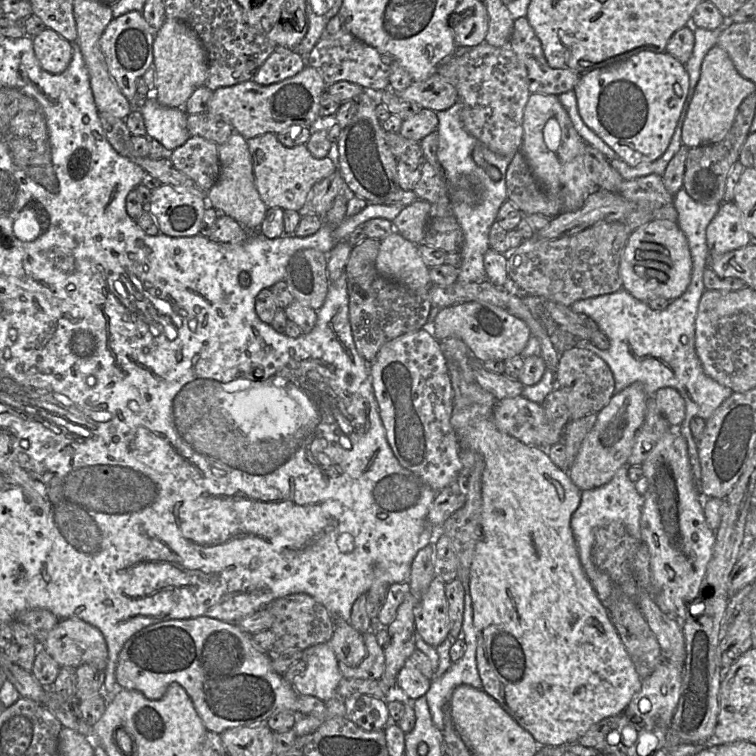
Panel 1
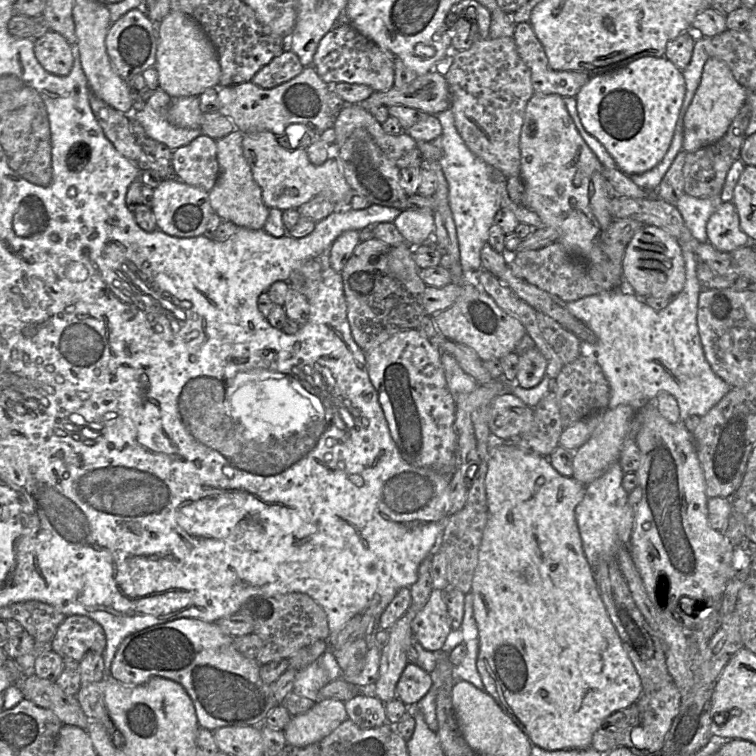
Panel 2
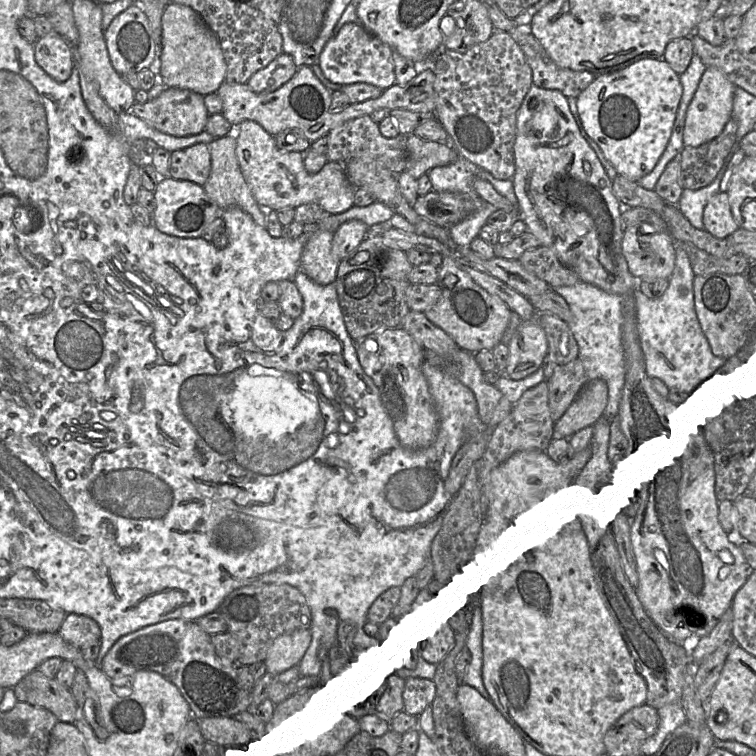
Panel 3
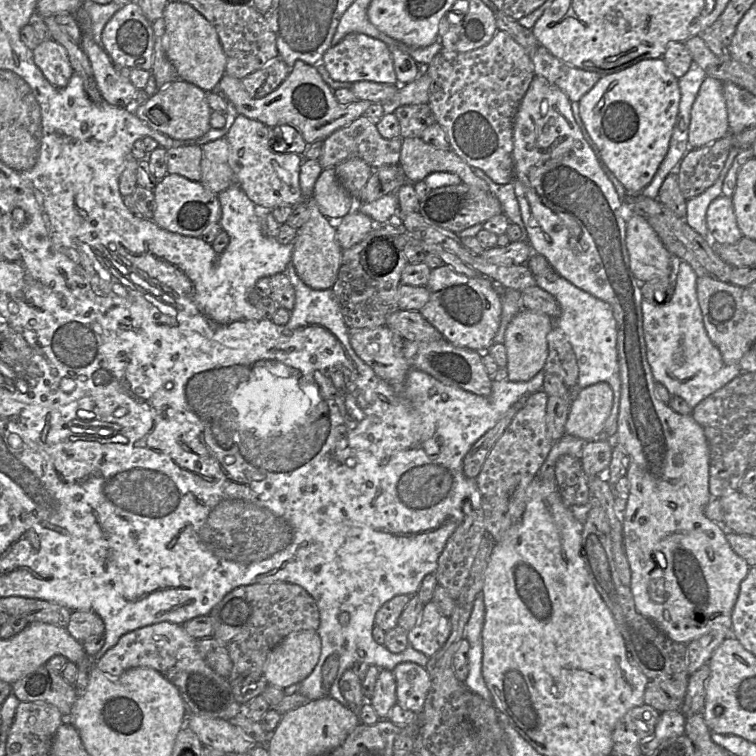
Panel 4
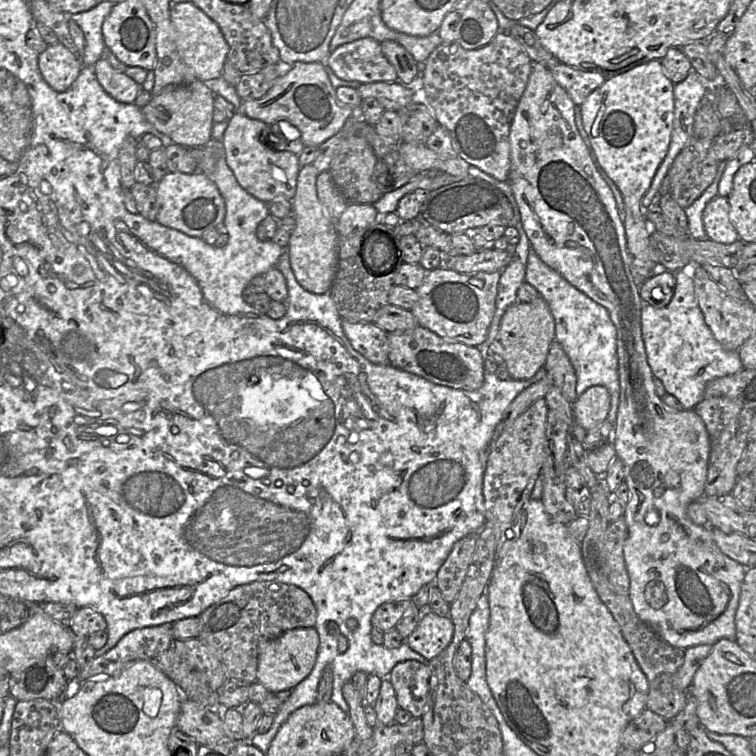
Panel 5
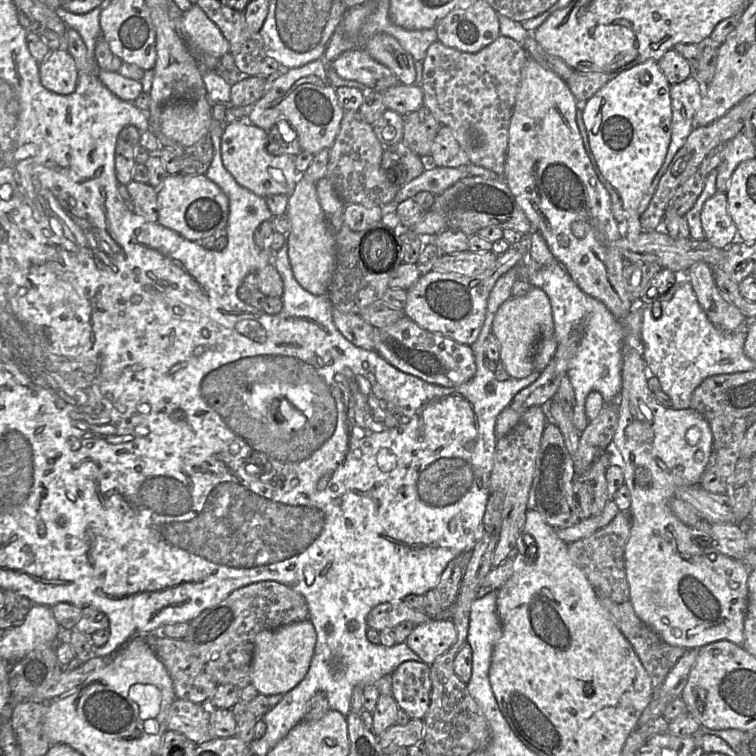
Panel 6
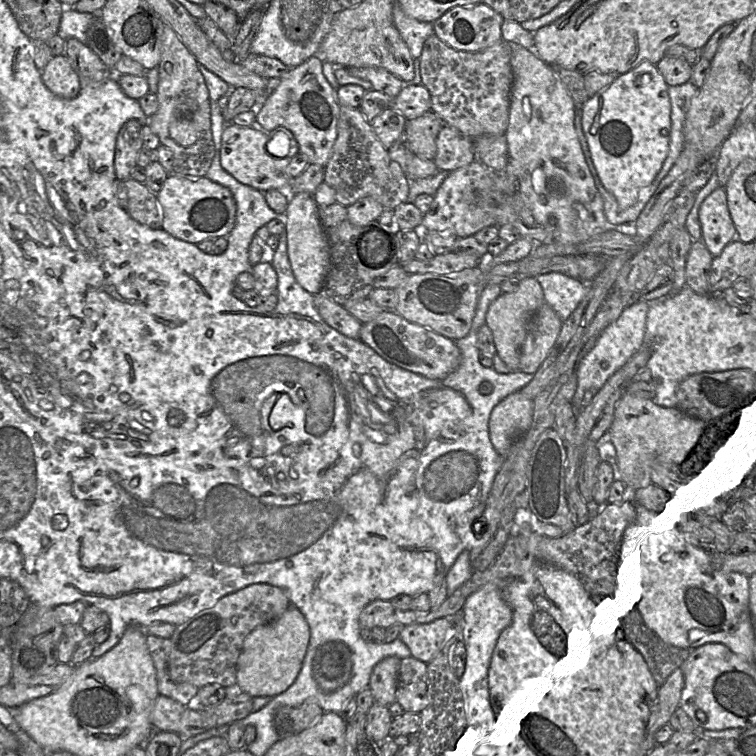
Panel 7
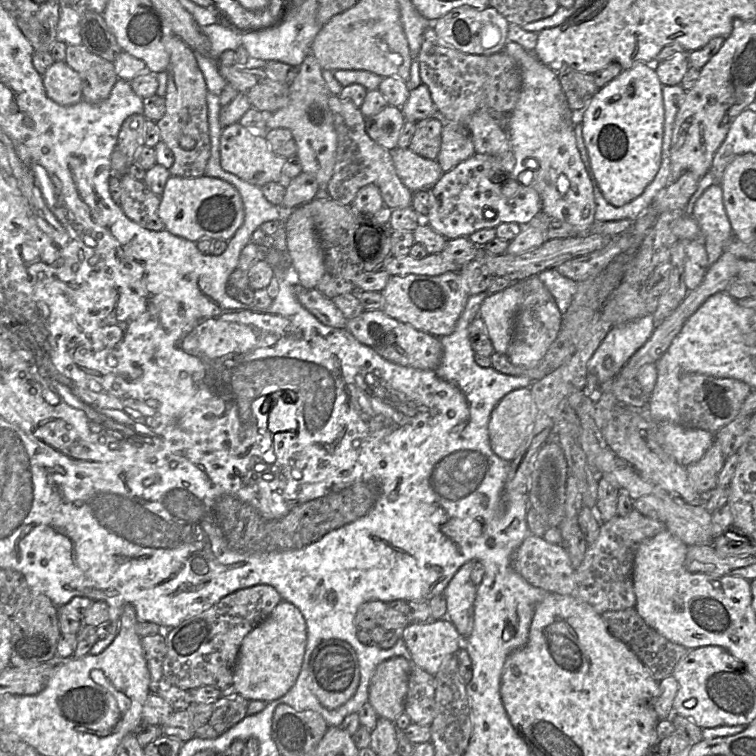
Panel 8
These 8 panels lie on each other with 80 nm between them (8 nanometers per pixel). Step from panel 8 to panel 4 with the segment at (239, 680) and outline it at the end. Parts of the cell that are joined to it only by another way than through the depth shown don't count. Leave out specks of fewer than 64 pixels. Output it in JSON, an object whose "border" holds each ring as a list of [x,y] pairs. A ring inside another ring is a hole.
{"border":[[[317,631],[290,633],[268,654],[262,674],[270,686],[284,689],[308,677],[320,654],[321,638]]]}

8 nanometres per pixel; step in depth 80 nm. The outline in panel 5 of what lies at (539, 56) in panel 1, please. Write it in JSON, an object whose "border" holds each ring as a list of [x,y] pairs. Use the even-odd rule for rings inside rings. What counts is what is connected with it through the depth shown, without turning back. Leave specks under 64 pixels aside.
{"border":[[[557,62],[549,68],[554,79],[565,89],[575,105],[580,106],[606,78],[599,72],[584,71]]]}

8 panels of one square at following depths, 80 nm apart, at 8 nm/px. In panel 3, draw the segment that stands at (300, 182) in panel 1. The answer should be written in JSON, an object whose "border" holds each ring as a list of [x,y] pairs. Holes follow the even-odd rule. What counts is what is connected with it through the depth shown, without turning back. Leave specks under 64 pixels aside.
{"border":[[[243,121],[234,132],[237,140],[236,156],[242,175],[248,184],[256,202],[266,211],[278,211],[282,208],[297,208],[300,205],[316,203],[328,214],[340,214],[354,206],[356,187],[349,181],[345,167],[340,162],[327,162],[315,174],[310,174],[304,166],[304,153],[281,151],[276,147],[275,138],[258,123]]]}

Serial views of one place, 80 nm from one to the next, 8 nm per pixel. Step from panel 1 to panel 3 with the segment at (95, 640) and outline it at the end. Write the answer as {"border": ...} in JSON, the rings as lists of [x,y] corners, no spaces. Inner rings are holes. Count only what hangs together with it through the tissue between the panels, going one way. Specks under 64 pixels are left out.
{"border":[[[66,614],[57,633],[65,642],[77,648],[89,641],[101,640],[99,624],[93,618],[82,614]]]}

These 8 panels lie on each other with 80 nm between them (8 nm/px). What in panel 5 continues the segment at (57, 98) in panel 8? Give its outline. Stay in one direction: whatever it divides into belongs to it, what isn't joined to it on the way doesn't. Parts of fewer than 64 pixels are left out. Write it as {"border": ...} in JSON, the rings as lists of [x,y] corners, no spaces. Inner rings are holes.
{"border":[[[58,42],[38,55],[38,66],[47,84],[57,92],[64,92],[77,79],[83,65],[79,56]]]}

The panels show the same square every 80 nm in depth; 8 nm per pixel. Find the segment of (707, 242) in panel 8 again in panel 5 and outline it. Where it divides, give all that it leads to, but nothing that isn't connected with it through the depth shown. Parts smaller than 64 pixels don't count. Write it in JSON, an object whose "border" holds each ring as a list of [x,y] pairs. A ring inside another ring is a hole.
{"border":[[[718,195],[706,205],[703,212],[703,223],[709,240],[721,244],[732,244],[740,240],[730,220],[728,197]]]}

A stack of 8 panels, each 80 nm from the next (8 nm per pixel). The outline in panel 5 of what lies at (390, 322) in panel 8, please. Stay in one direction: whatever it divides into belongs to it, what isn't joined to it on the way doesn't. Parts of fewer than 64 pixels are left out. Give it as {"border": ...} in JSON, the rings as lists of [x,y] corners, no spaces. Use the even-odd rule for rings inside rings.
{"border":[[[421,327],[387,333],[389,364],[434,384],[474,391],[484,383],[483,357],[477,347],[446,340]]]}

